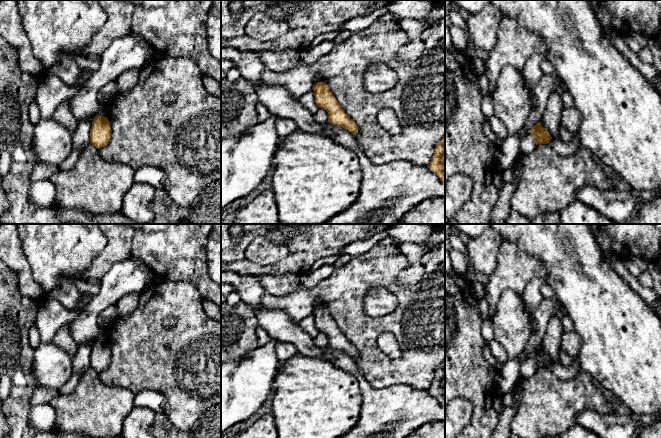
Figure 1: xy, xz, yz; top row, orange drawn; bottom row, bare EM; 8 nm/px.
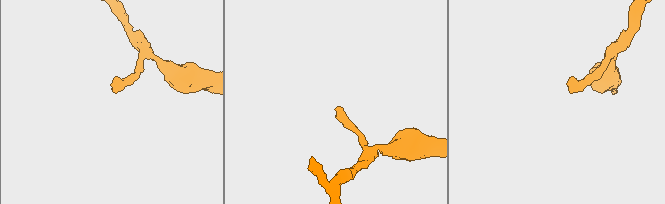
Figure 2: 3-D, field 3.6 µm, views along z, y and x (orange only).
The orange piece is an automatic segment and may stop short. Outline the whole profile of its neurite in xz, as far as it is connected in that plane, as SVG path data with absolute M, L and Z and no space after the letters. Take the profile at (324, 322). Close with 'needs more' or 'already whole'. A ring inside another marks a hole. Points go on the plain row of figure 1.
M321 305L314 309L312 313L314 315L315 326L318 331L328 336L328 346L342 351L356 359L358 357L356 347L350 343L341 332L328 309Z; already whole

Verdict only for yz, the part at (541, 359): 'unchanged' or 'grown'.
grown

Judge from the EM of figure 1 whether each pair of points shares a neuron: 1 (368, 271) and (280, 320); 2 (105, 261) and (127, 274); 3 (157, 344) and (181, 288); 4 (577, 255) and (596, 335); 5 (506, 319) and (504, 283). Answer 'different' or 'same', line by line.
1: different
2: different
3: same
4: same
5: different

